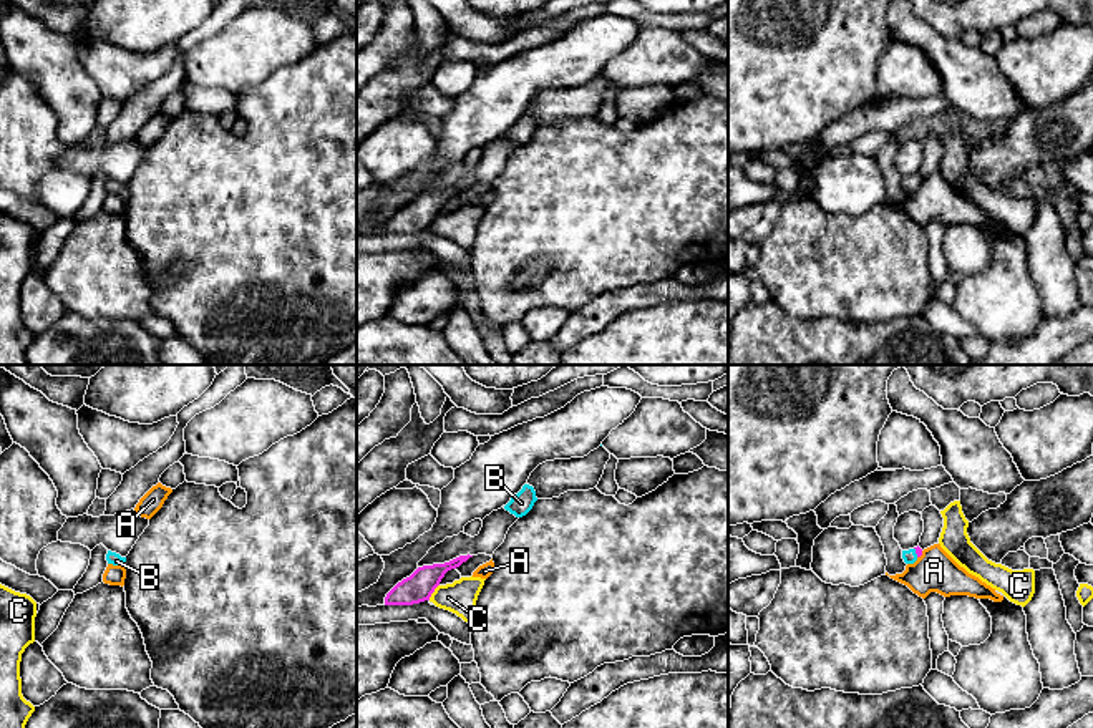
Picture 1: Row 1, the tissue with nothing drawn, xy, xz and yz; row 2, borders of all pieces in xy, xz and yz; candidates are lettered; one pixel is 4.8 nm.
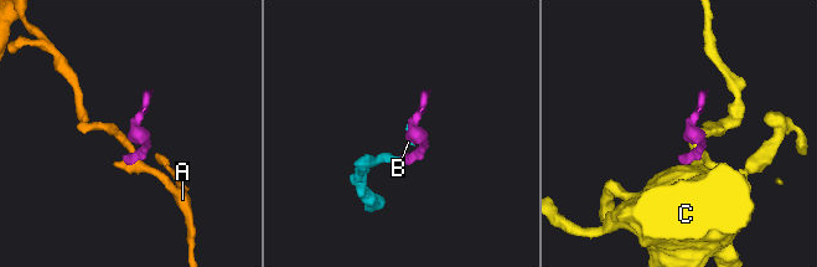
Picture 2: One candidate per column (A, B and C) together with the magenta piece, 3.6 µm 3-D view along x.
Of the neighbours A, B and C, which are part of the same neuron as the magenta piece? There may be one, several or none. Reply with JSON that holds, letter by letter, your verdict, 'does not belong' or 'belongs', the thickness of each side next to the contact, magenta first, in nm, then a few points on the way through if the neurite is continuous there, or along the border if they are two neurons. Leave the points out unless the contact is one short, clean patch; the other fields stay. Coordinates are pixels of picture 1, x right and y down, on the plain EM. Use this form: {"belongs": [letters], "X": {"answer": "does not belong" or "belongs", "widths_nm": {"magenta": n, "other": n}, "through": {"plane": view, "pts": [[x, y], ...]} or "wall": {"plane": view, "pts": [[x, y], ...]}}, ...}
{"belongs": ["B"], "A": {"answer": "does not belong", "widths_nm": {"magenta": 30, "other": 200}, "wall": {"plane": "yz", "pts": [[922, 179], [918, 186]]}}, "B": {"answer": "belongs", "widths_nm": {"magenta": 30, "other": 70}, "through": {"plane": "yz", "pts": [[918, 178], [916, 181], [909, 184]]}}, "C": {"answer": "does not belong", "widths_nm": {"magenta": 140, "other": 160}, "wall": {"plane": "xz", "pts": [[438, 213], [428, 228]]}}}

